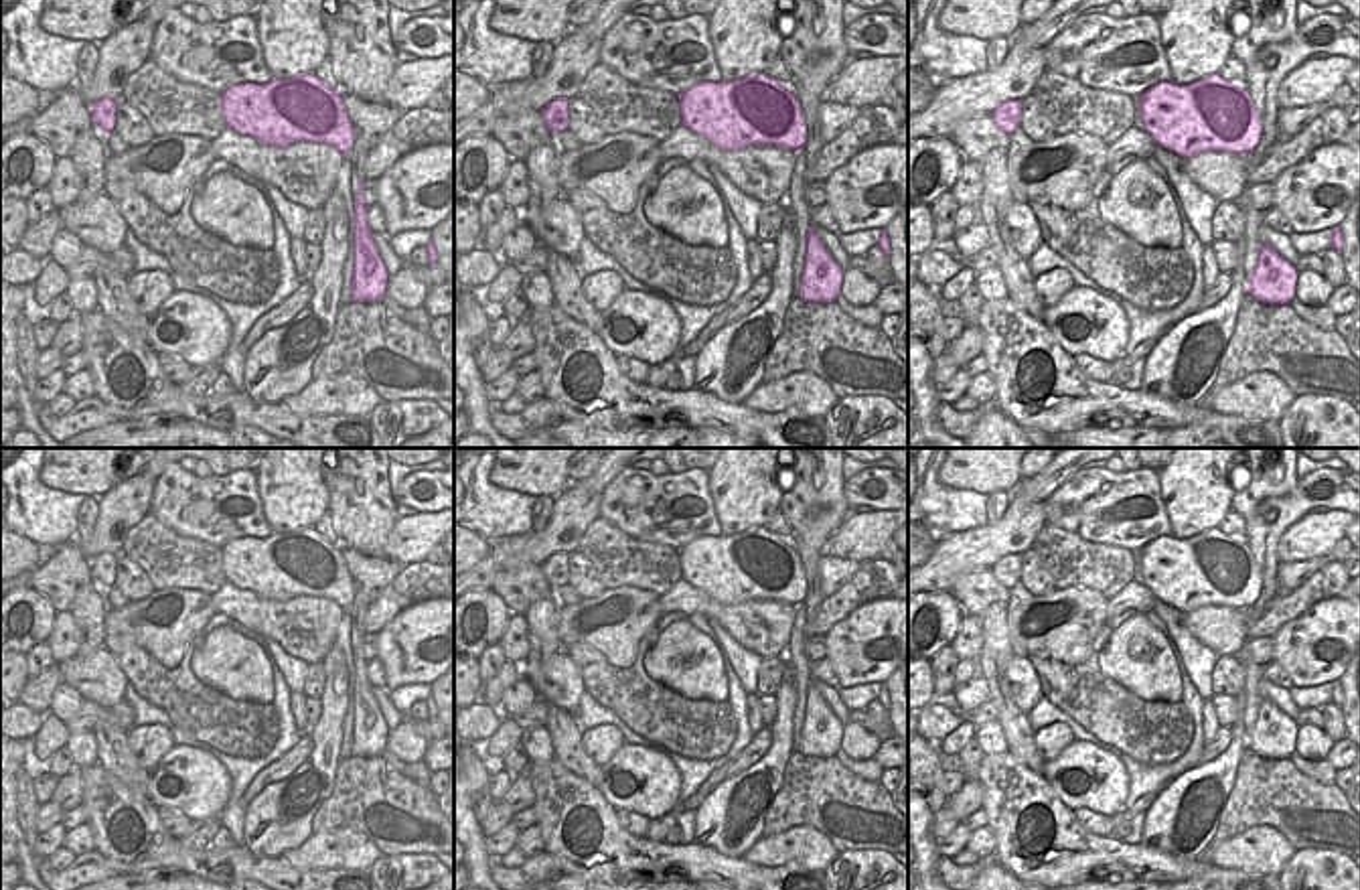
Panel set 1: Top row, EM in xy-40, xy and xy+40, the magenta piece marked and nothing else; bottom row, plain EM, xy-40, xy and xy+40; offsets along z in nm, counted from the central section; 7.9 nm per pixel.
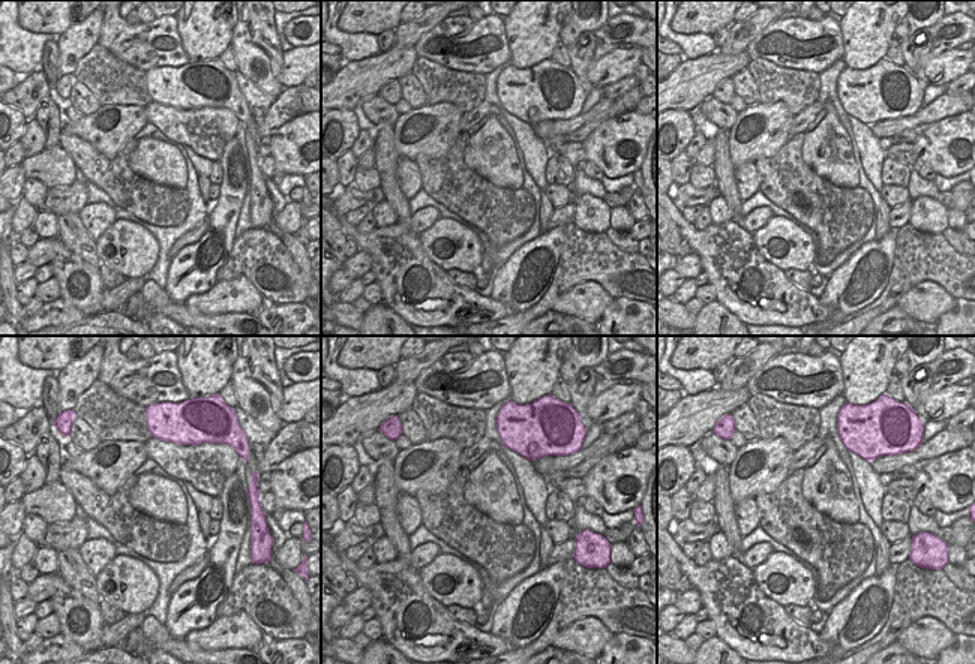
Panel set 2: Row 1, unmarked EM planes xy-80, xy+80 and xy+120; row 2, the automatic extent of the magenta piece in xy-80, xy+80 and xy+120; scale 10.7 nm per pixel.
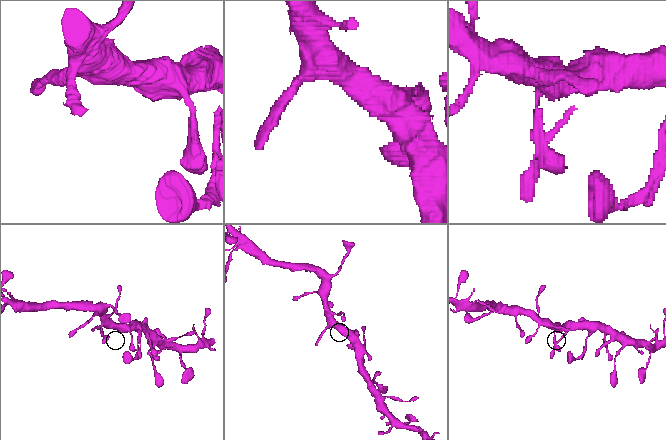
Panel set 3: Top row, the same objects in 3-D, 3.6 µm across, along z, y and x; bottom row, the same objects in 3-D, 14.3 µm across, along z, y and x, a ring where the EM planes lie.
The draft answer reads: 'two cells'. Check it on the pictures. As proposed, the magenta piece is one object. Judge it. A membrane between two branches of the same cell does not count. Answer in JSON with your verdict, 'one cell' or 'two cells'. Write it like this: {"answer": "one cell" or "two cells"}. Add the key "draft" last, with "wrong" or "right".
{"answer": "one cell", "draft": "wrong"}

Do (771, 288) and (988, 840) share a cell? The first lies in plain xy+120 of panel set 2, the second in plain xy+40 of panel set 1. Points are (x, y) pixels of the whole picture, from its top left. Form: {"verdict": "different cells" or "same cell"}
{"verdict": "different cells"}

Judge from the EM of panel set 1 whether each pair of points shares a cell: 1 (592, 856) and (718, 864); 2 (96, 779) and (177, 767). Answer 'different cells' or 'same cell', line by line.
1: same cell
2: different cells

